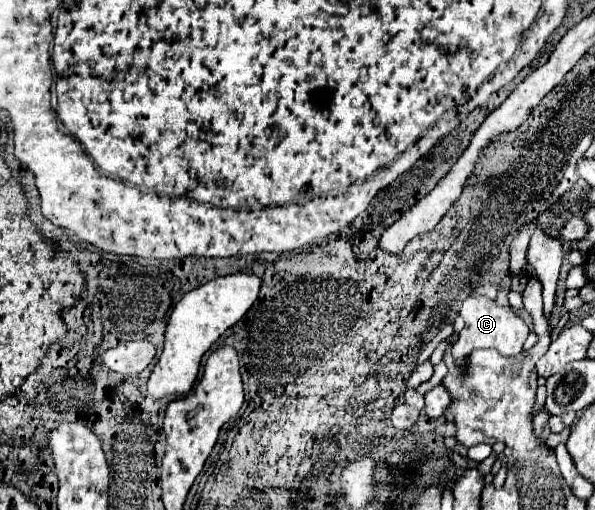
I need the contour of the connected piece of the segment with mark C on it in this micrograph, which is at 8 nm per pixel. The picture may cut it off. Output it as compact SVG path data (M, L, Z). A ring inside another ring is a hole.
M473 295L467 297L461 305L459 315L465 319L465 327L459 333L457 343L453 345L453 357L455 361L461 365L465 361L465 357L473 351L473 349L487 349L487 347L495 347L501 355L517 355L519 351L523 351L523 343L529 335L529 327L525 325L525 321L507 305L501 307L497 305L493 299L485 297L485 295Z

